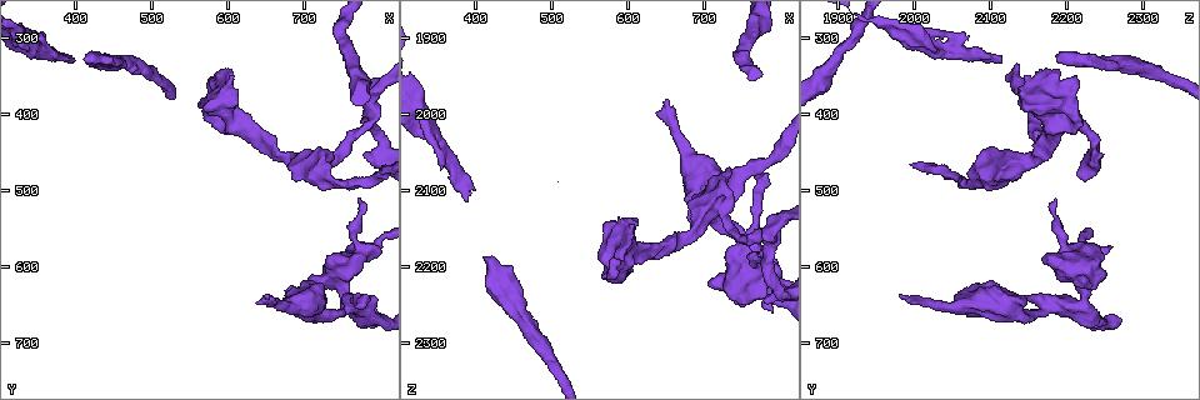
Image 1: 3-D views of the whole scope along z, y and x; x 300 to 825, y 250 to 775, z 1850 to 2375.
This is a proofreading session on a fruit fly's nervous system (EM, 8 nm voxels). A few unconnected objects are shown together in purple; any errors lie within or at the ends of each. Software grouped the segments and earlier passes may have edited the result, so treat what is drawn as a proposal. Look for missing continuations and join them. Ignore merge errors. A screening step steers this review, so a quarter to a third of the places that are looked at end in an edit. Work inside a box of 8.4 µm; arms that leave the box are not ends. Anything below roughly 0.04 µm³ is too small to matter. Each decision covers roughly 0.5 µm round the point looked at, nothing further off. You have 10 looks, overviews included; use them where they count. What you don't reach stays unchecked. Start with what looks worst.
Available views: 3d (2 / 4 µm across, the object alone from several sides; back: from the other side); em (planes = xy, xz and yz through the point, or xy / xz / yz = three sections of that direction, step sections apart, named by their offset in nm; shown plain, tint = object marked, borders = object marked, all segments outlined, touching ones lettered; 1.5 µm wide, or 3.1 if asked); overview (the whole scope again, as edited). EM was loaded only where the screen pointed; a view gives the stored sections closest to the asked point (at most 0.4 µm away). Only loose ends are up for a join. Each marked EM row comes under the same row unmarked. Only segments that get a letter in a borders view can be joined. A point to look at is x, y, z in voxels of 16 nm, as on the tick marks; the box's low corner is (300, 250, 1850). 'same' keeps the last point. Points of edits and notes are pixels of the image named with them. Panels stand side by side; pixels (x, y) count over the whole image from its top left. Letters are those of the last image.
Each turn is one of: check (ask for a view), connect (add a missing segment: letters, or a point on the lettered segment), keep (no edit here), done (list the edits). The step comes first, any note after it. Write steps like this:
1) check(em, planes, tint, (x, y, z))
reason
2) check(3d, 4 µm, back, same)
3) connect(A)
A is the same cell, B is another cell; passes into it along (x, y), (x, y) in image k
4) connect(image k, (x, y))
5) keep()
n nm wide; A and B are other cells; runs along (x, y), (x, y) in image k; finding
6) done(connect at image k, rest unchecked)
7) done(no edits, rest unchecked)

check(em, planes, borders, (780, 635, 2080))
an open end

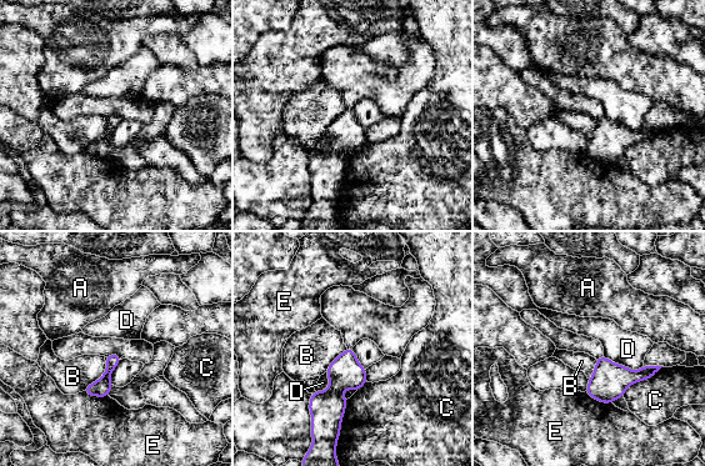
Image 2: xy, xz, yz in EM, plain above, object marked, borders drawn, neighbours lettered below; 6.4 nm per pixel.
keep()
A, B, C, D and E are other cells; no lettered segment goes on from it

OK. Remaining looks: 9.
check(3d, 4 µm, (770, 510, 2185))
thin end

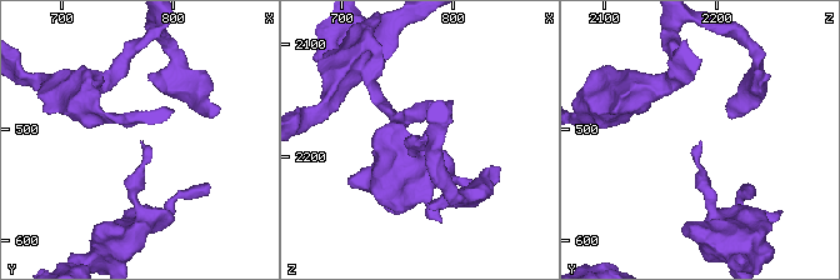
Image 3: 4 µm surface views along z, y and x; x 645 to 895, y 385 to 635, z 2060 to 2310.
check(em, xz, step 8, borders, (774, 512, 2188))
now the EM

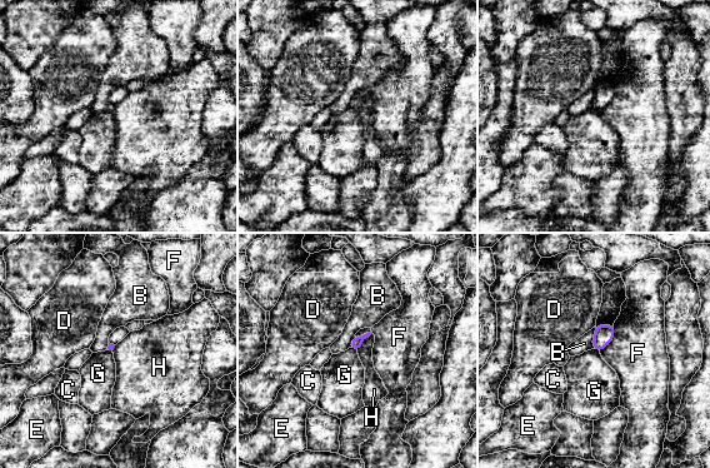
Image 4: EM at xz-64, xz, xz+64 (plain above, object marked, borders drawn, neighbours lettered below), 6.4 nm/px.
keep()
B, C, D, E, F, G and H are other cells; no lettered segment goes on from it

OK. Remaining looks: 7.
check(em, xz, step 8, borders, (600, 425, 2210))
branch stops here

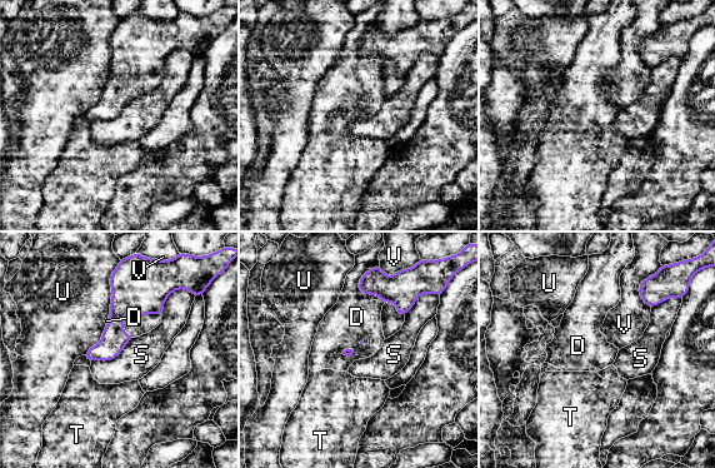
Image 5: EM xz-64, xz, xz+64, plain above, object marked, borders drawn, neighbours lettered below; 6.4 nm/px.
check(em, planes, borders, same)
another direction

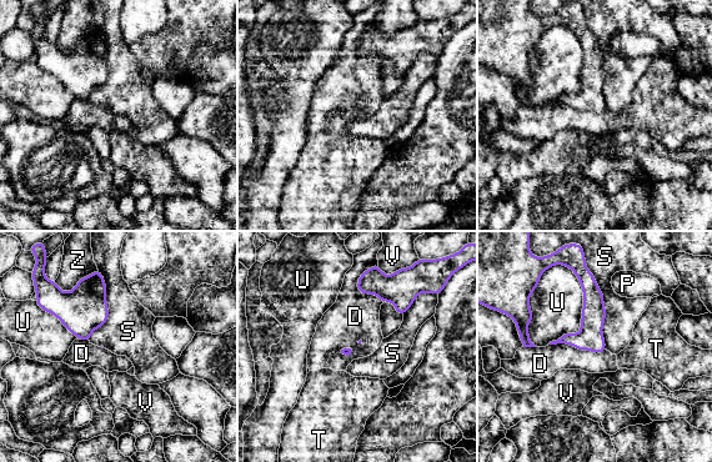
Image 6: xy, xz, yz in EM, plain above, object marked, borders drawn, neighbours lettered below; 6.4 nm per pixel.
keep()
D, P, S, T, U, V and Z are other cells; runs along (586, 277), (597, 350) in image 6; no lettered segment goes on from it

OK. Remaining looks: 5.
check(em, planes, borders, (725, 455, 2090))
stops while still wide

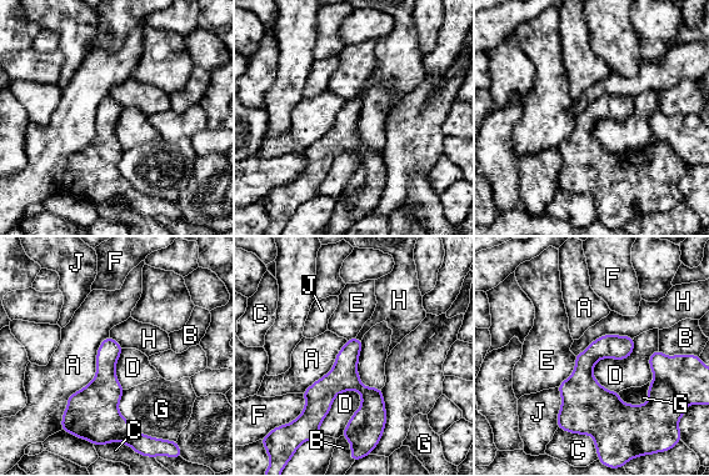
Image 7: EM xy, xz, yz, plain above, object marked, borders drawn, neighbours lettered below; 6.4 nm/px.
keep()
A touches over 650 nm; A, B, C, D, E, F, G, H and J are other cells; runs along (357, 341), (350, 379), (367, 412), (348, 431) in image 7; none of them fits

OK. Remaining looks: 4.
done(no edits, rest unchecked)

